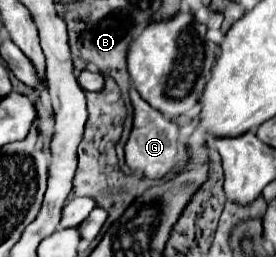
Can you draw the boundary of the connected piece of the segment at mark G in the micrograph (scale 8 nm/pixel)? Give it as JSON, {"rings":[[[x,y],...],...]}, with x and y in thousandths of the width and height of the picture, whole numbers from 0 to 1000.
{"rings":[[[471,342],[471,381],[478,381],[478,405],[486,405],[486,498],[478,498],[478,521],[457,553],[457,584],[449,584],[457,591],[457,638],[478,661],[514,661],[529,693],[580,700],[630,646],[630,623],[638,623],[638,599],[645,599],[652,498],[630,475],[601,467],[529,389],[514,389],[507,366],[486,342]]]}

